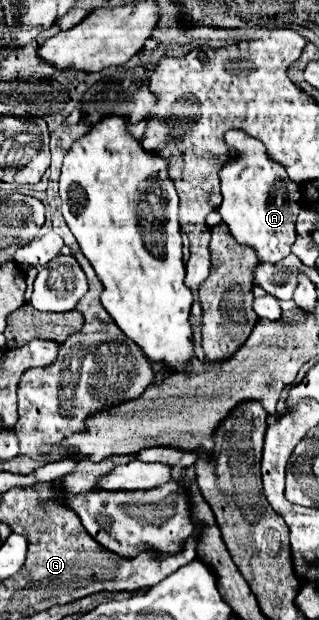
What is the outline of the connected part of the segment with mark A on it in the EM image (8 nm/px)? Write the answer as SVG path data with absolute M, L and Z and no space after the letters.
M229 130L225 140L241 154L221 172L223 202L219 206L219 214L235 242L253 248L259 262L281 262L291 254L291 246L297 238L295 220L301 200L299 186L287 178L285 168L279 168L265 156L265 148L259 140L251 140L251 136L243 136L239 130Z

